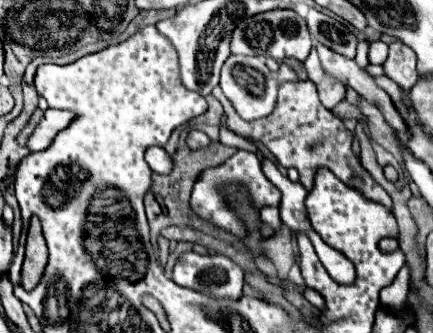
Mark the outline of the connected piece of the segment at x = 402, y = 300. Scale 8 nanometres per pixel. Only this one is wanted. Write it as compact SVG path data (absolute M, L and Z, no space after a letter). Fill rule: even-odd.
M405 266L398 272L391 285L380 291L380 302L390 308L401 308L405 305L409 292L410 269Z

